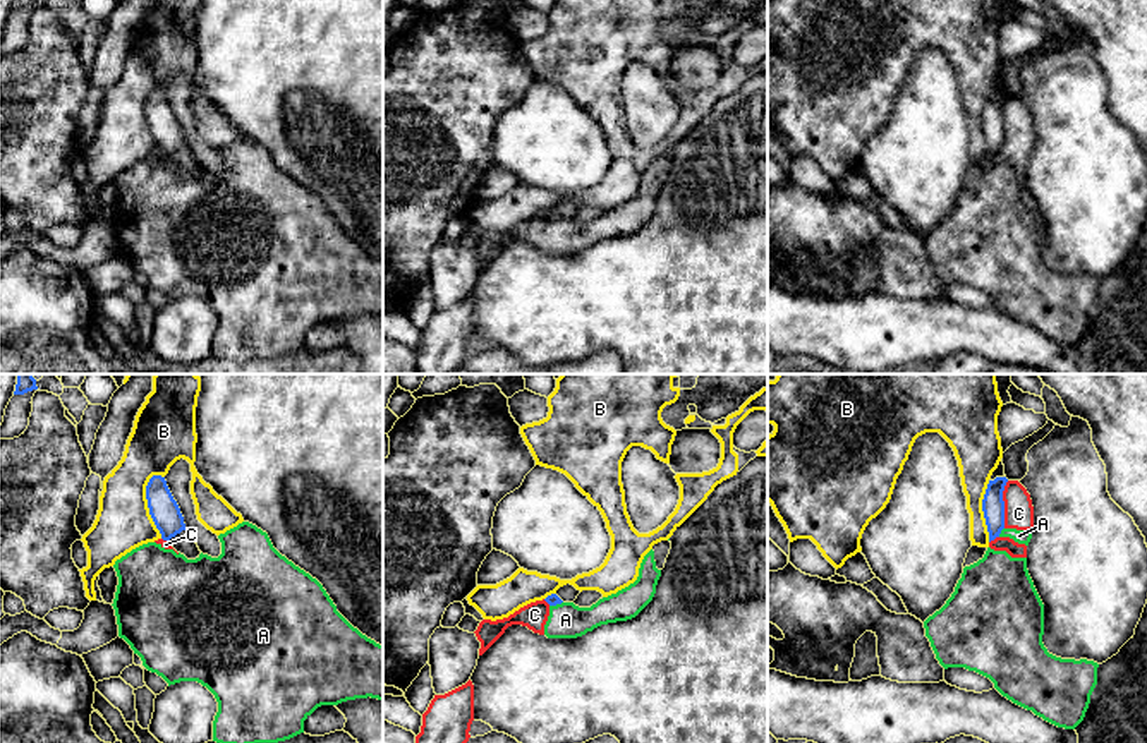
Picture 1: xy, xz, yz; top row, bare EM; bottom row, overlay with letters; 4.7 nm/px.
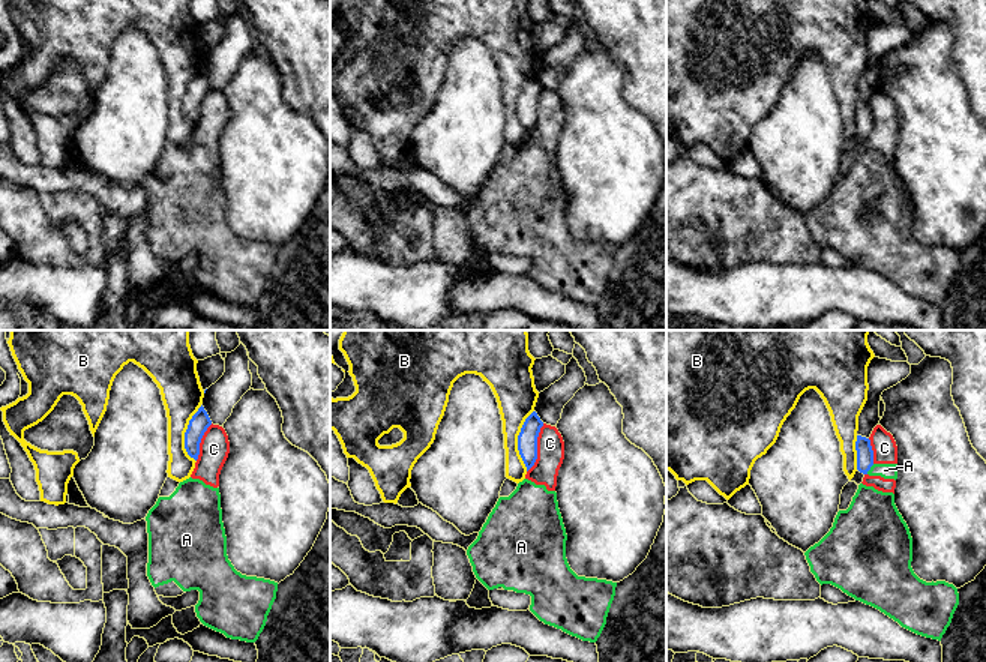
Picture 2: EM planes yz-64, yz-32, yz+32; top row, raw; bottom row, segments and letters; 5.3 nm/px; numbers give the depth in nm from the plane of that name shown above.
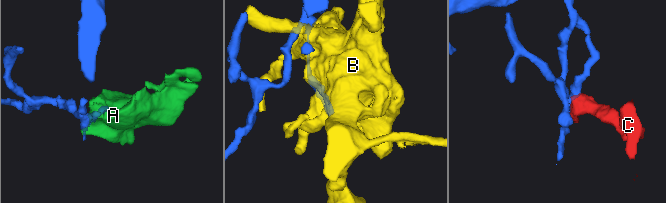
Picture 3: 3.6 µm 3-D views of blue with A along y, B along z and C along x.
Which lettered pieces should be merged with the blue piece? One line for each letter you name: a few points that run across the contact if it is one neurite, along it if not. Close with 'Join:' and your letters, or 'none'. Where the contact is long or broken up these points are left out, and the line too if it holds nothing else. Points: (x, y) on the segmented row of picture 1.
Join: none

